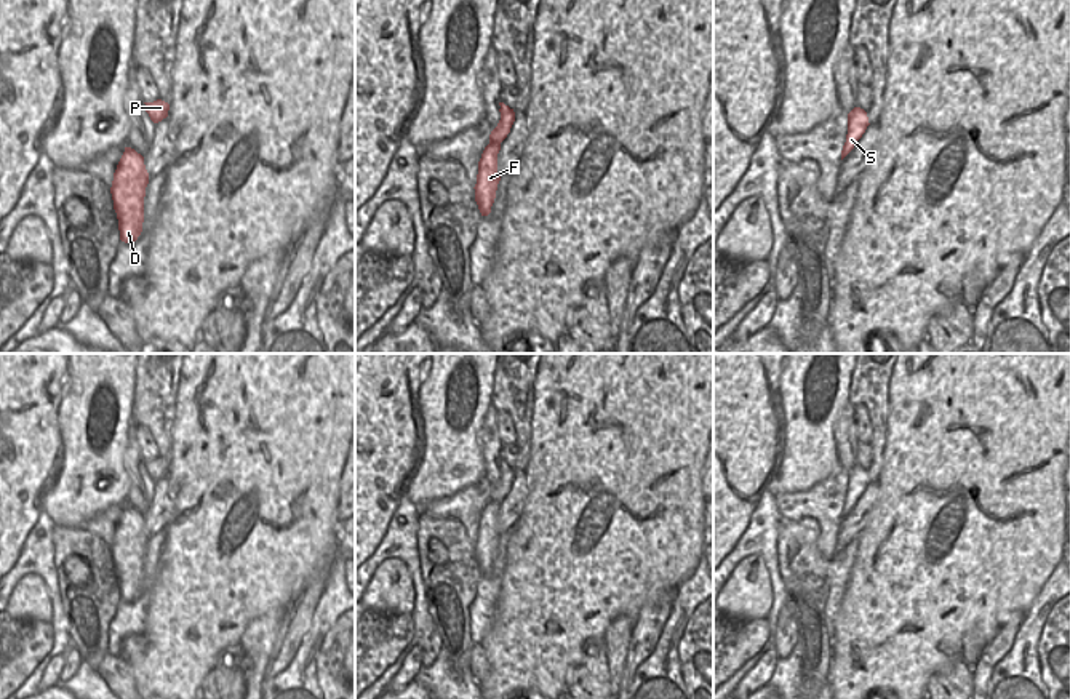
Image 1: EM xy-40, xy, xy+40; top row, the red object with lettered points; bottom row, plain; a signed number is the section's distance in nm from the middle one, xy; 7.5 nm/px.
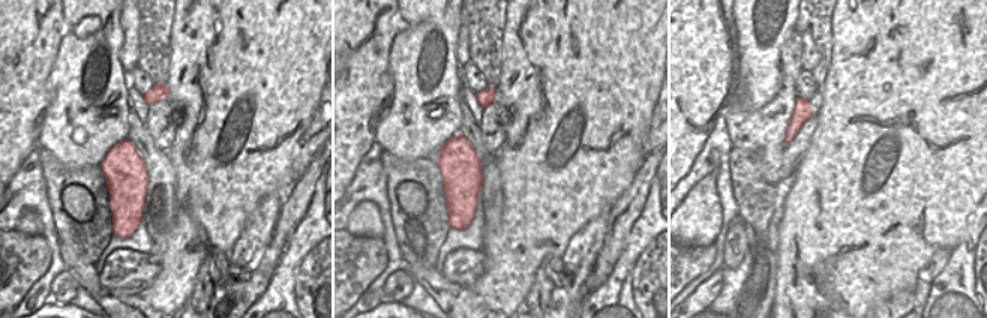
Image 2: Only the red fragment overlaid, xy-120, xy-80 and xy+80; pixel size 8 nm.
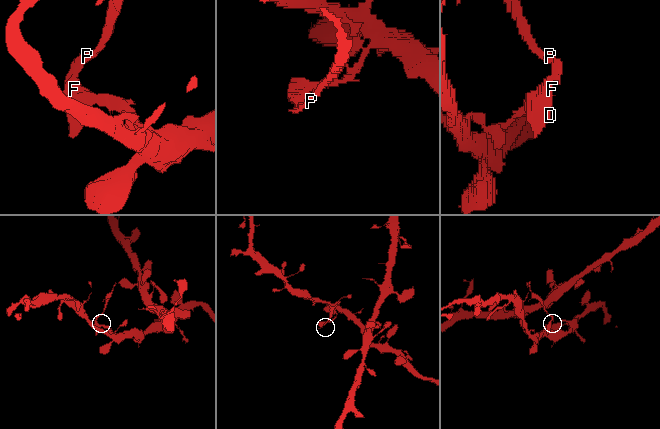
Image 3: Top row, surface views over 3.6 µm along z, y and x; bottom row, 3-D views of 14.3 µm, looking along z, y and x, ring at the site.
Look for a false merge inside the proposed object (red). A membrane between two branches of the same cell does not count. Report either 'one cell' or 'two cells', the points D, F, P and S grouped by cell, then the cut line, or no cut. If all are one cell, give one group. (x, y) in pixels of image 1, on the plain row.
two cells; groups D F / P S; cut xy (490, 499), (499, 503)

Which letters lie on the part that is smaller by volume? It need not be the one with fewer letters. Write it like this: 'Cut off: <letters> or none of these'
Cut off: P, S

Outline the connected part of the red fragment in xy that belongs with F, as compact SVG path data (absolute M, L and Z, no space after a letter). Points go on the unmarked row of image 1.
M488 502L481 512L478 520L478 533L475 542L475 560L481 574L488 574L491 571L491 565L496 557L497 542L501 534L497 533L497 512L501 509L501 502Z

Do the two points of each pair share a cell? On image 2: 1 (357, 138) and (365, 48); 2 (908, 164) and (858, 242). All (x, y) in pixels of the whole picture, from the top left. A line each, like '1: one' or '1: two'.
1: one
2: one

